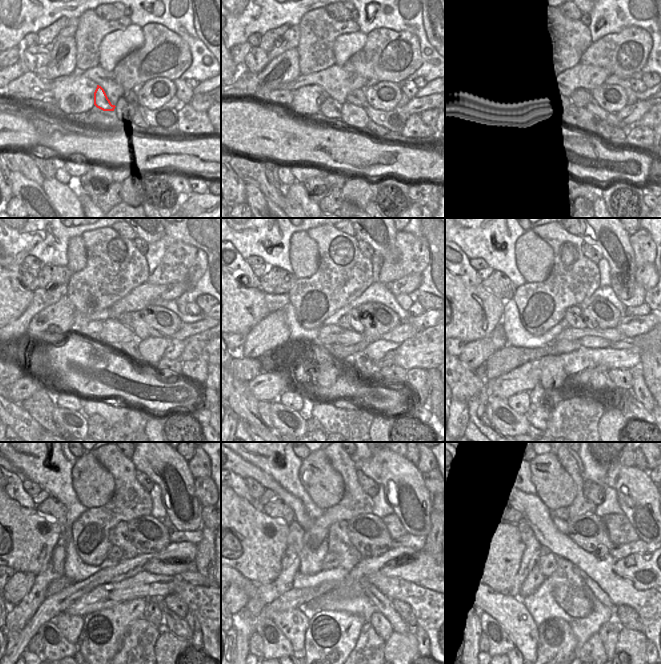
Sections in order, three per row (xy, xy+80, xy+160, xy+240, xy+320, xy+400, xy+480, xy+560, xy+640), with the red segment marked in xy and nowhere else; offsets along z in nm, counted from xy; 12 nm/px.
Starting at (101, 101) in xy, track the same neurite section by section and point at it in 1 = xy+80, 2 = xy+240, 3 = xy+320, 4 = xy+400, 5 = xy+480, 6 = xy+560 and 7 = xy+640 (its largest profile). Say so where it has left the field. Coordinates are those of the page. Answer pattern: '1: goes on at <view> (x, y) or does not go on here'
1: goes on at xy+80 (330, 108)
2: goes on at xy+240 (130, 348)
3: goes on at xy+320 (369, 372)
4: goes on at xy+400 (600, 382)
5: goes on at xy+480 (153, 614)
6: goes on at xy+560 (381, 625)
7: goes on at xy+640 (608, 632)

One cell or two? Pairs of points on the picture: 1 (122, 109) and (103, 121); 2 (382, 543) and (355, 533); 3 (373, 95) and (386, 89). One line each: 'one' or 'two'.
1: two
2: one
3: one

